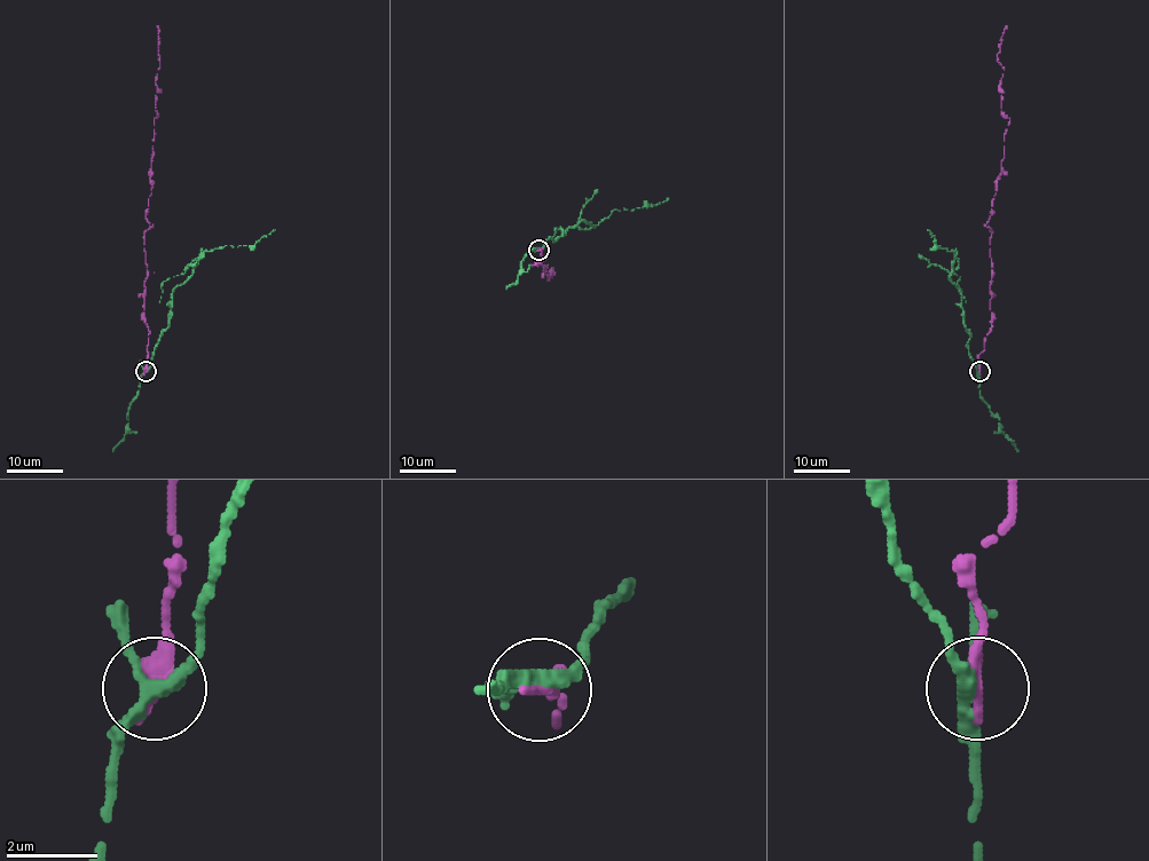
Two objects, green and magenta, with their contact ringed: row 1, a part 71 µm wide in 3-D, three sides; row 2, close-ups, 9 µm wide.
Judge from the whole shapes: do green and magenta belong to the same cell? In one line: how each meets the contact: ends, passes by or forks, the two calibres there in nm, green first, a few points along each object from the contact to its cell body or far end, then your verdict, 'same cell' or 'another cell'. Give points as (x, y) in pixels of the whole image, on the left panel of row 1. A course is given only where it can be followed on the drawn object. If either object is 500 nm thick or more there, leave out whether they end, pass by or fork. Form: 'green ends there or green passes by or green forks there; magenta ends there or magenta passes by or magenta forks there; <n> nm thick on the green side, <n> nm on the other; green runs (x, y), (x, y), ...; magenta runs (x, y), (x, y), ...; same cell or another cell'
green forks there; magenta ends there; 280 nm thick on the green side, 440 nm on the other; green runs (146, 371), (168, 326), (172, 291), (188, 278), (198, 259), (221, 247), (253, 245), (275, 230); magenta runs (146, 371), (150, 332), (144, 309), (144, 232), (150, 227), (146, 214), (152, 186), (159, 61), (157, 25); another cell

